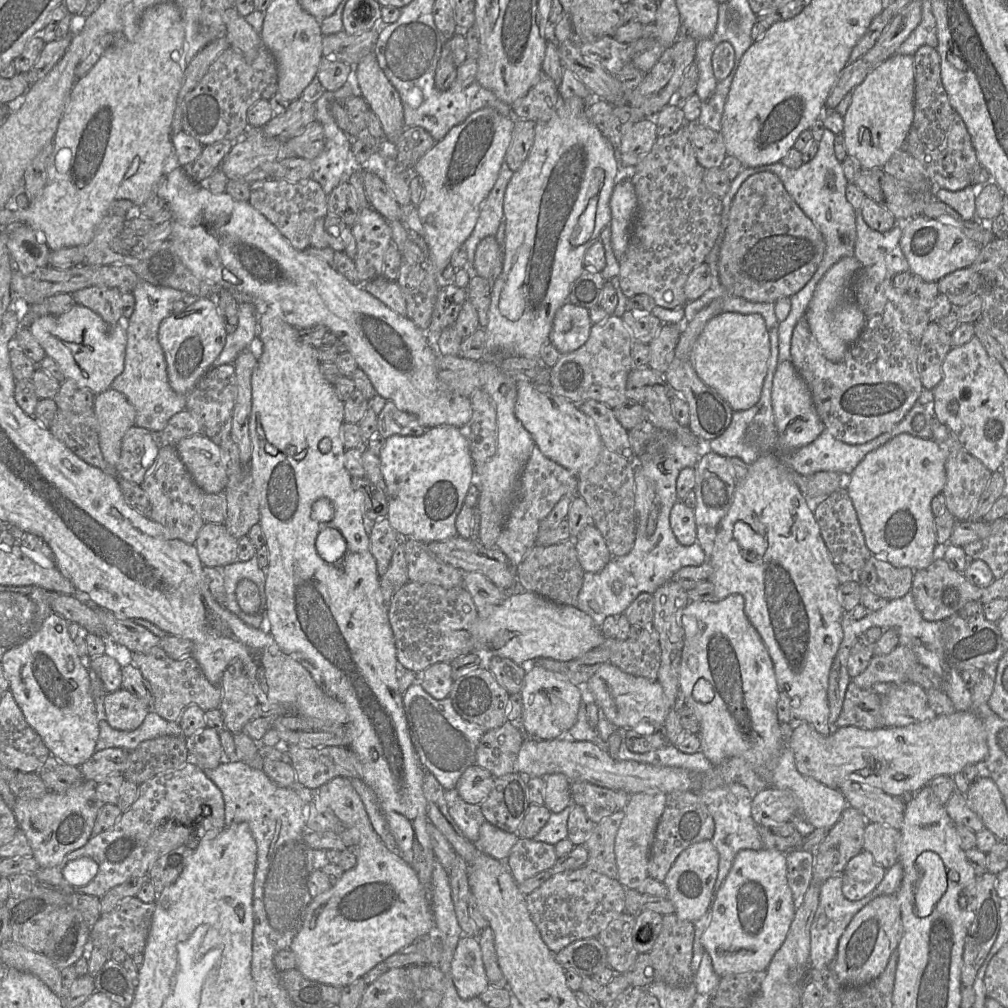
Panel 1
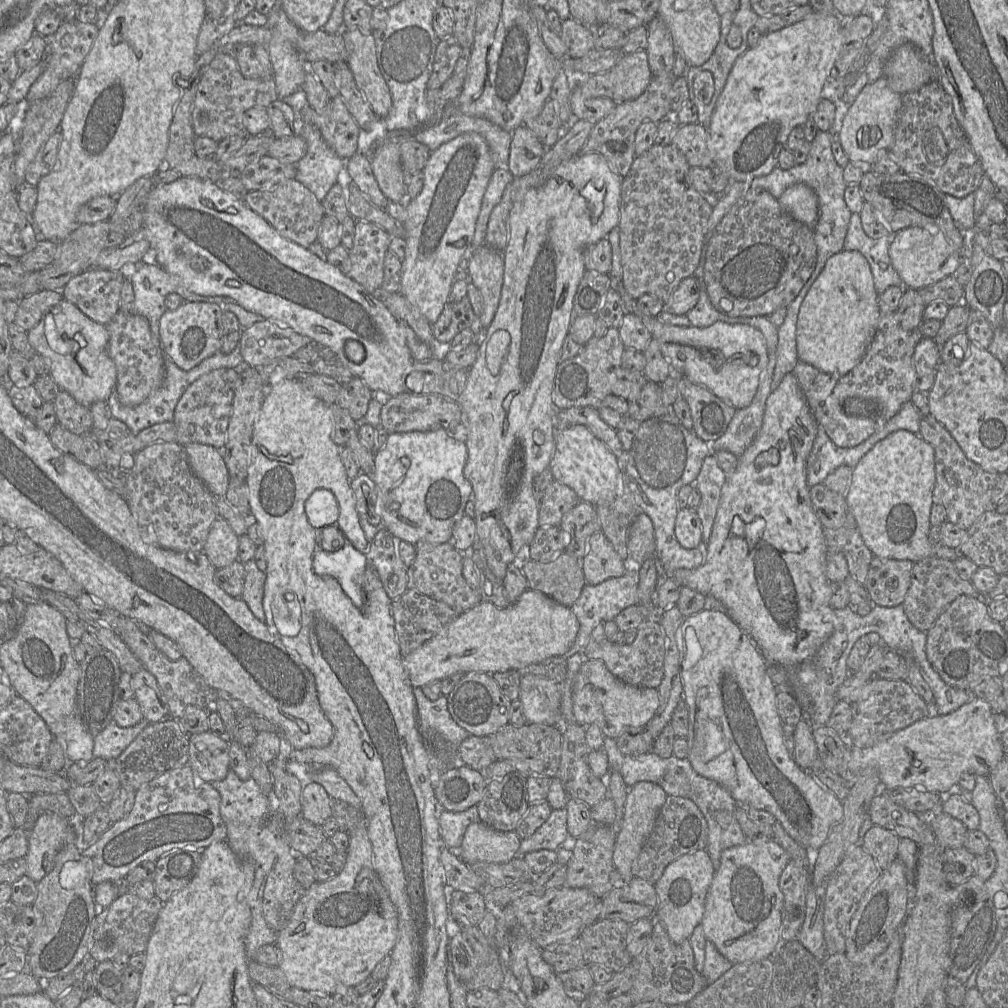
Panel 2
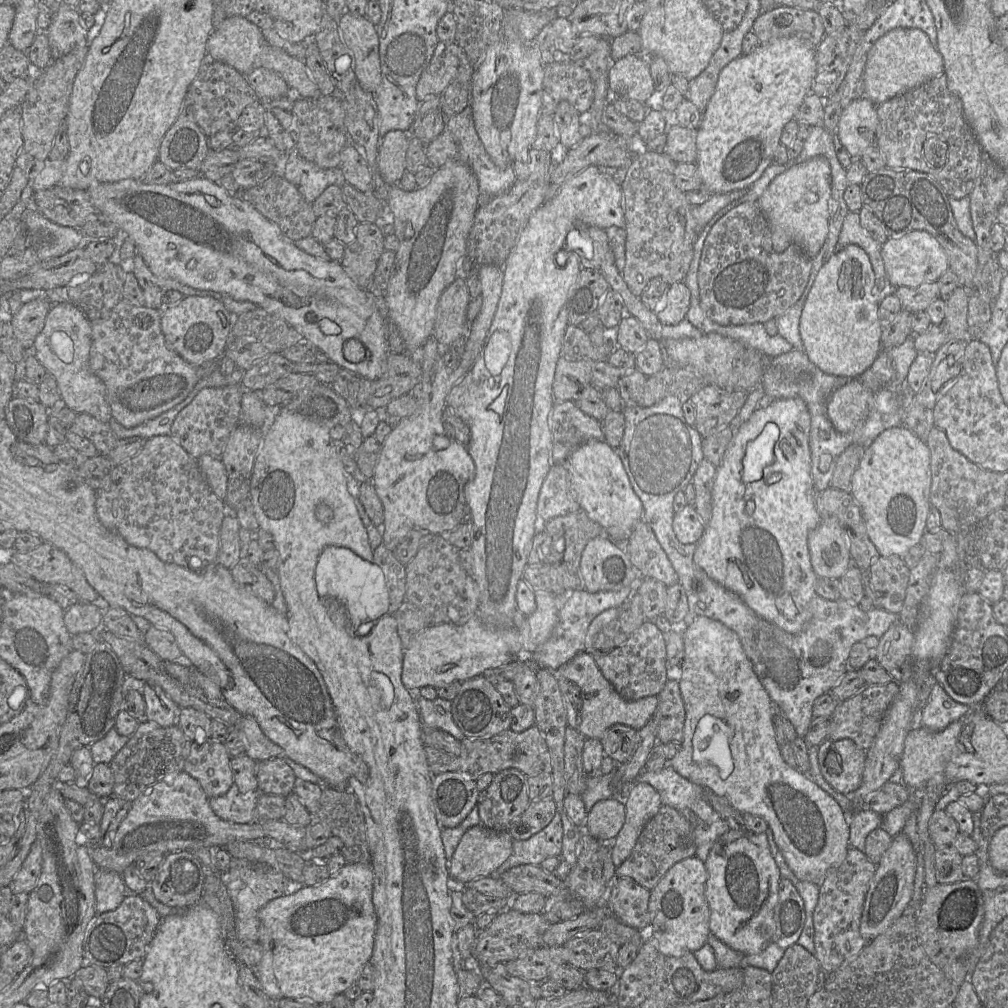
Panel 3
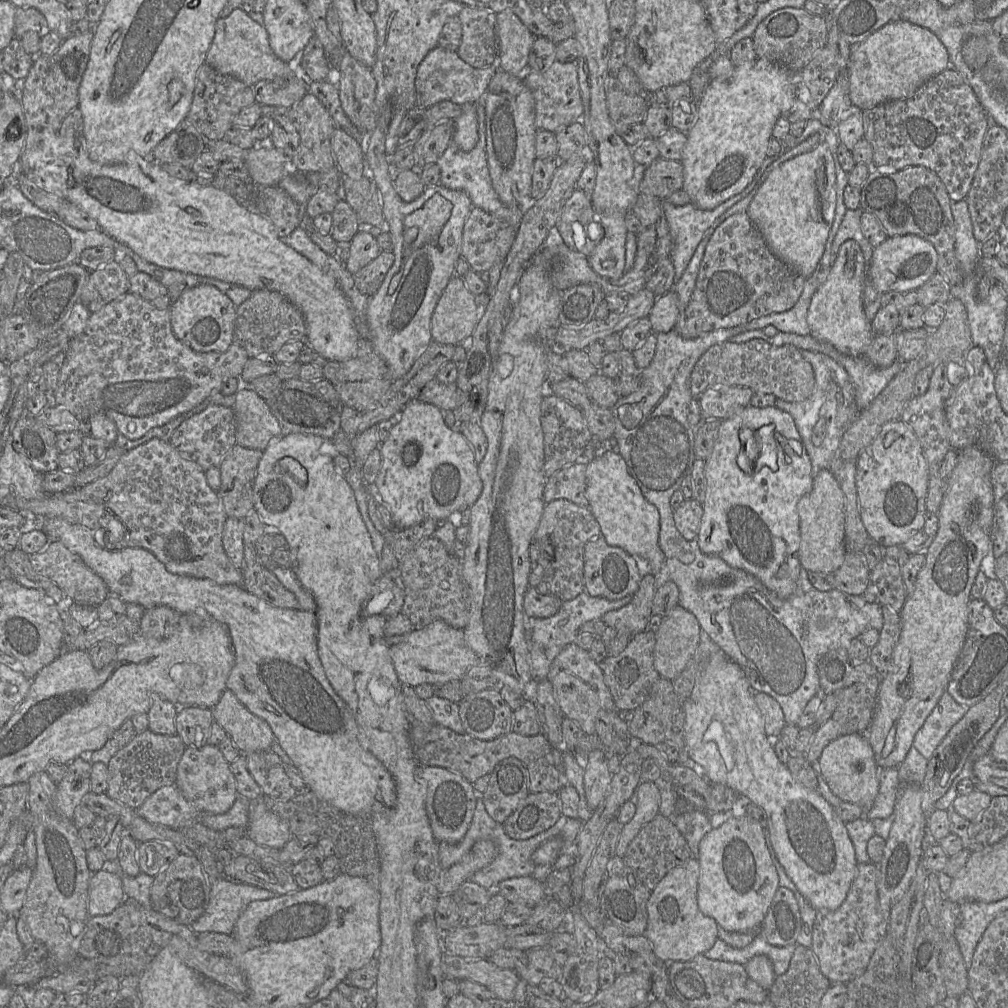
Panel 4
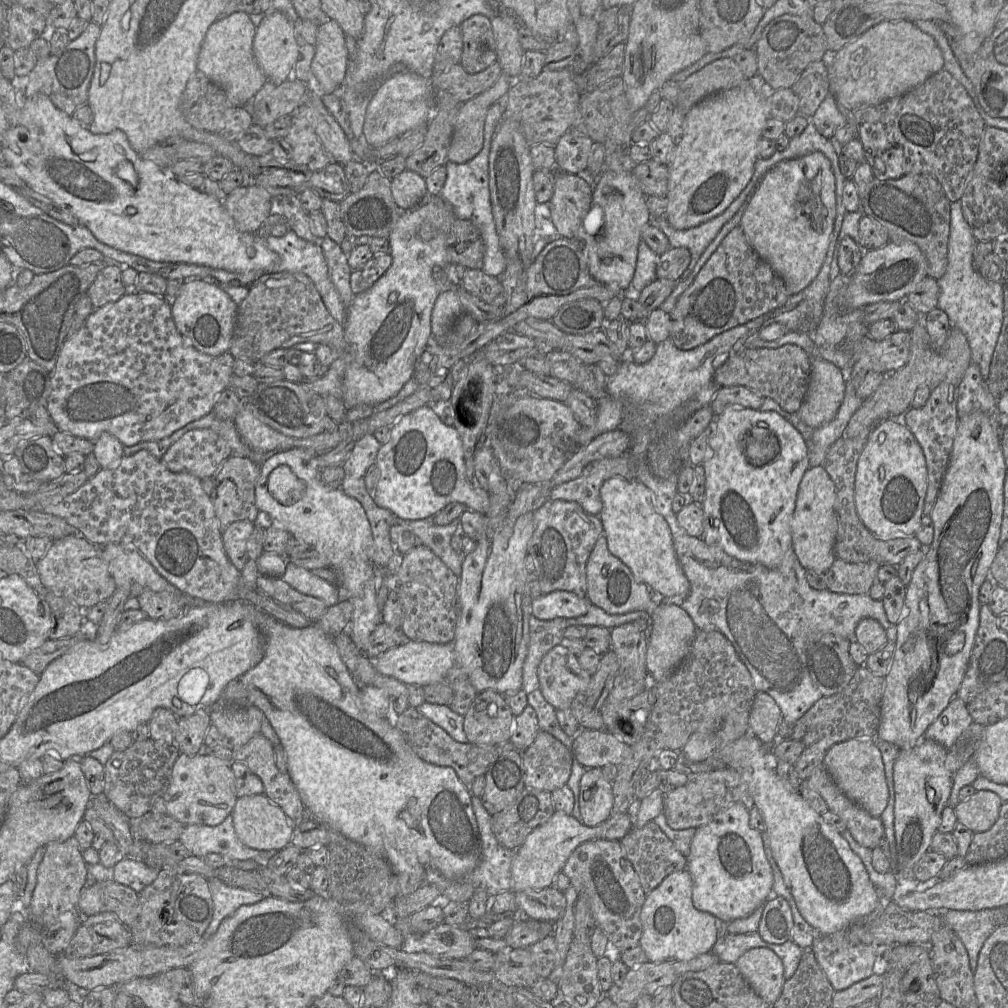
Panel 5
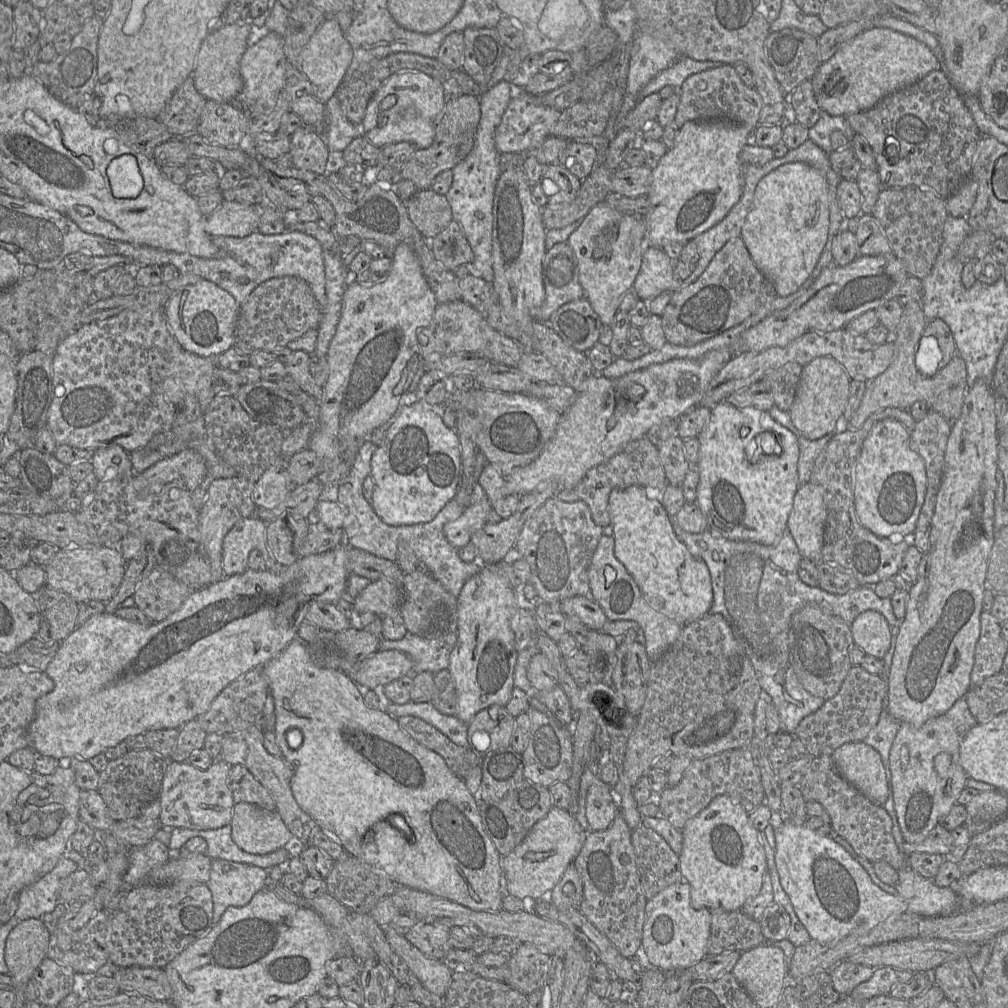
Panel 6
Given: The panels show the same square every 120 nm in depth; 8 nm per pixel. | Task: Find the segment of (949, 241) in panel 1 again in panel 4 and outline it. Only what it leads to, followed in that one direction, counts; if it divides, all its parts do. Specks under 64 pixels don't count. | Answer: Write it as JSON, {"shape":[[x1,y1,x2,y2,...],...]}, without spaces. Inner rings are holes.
{"shape":[[917,235,888,237,874,248,867,279,871,280,874,288,881,294,917,290,937,272,937,261,934,246]]}

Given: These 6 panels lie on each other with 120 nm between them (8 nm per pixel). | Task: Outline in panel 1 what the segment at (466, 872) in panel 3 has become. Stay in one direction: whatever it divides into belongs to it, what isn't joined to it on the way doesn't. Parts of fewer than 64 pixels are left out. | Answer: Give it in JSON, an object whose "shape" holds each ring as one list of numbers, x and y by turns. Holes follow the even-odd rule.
{"shape":[[485,821,479,828,479,837,474,845,480,852,506,862,518,839,517,833,504,832]]}

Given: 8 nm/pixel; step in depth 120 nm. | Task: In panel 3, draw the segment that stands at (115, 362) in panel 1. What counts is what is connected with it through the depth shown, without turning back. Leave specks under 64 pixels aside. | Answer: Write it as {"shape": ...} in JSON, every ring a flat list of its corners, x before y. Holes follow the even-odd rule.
{"shape":[[62,301,52,305,42,331,36,337,33,355,51,374,61,393,61,404,69,409,87,413,101,422,110,422,111,408,102,380,89,368,92,324,73,303]]}

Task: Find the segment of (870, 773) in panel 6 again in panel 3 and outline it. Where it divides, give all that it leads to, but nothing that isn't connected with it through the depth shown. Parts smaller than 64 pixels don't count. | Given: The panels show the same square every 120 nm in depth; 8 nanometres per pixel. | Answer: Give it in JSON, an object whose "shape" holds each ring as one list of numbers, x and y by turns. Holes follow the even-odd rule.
{"shape":[[826,738,818,747,818,764,822,776,844,795,850,795,861,785,865,760,866,751,848,738]]}

